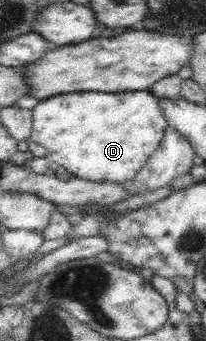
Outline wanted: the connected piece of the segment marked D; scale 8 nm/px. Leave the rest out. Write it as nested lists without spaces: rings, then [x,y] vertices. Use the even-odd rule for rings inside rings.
[[[148,90],[119,93],[61,93],[40,100],[32,109],[33,141],[47,148],[50,161],[64,167],[72,177],[95,183],[132,182],[144,169],[149,157],[160,147],[169,122],[158,104],[157,98]]]

